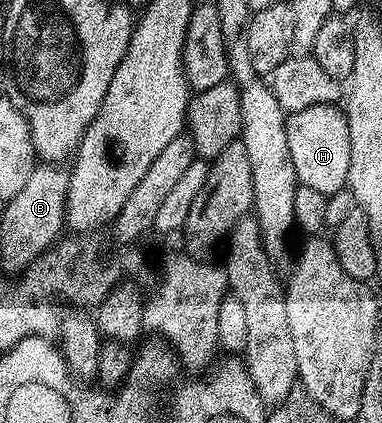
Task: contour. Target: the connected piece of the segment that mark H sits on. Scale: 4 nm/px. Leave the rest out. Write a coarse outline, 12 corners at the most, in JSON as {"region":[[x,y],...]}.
{"region":[[337,104],[285,117],[298,184],[349,182],[351,134]]}

